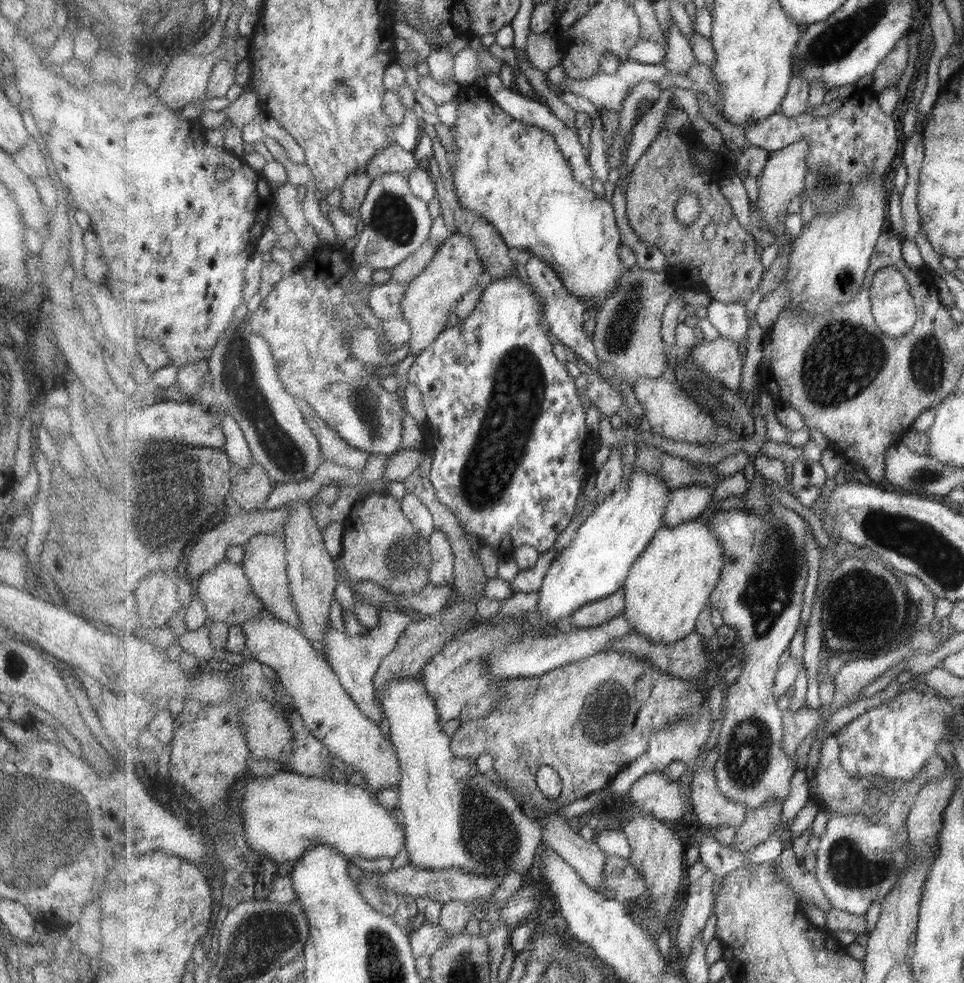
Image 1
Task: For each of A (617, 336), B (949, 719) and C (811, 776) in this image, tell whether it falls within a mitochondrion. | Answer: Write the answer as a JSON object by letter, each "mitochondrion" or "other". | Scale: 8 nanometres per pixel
{"A":"mitochondrion","B":"mitochondrion","C":"other"}

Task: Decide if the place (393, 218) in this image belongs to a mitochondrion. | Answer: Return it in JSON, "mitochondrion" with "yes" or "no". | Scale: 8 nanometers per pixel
{"mitochondrion":"yes"}

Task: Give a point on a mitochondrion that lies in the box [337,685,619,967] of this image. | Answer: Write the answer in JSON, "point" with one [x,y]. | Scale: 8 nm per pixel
{"point":[489,833]}

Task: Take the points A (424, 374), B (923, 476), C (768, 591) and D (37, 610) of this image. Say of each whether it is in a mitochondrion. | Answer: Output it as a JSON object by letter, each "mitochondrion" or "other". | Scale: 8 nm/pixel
{"A":"other","B":"mitochondrion","C":"mitochondrion","D":"other"}

